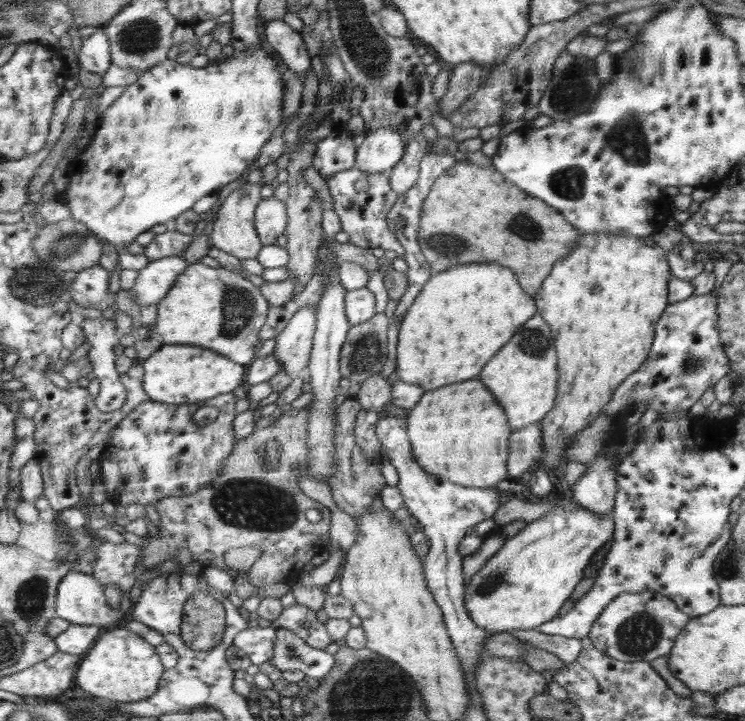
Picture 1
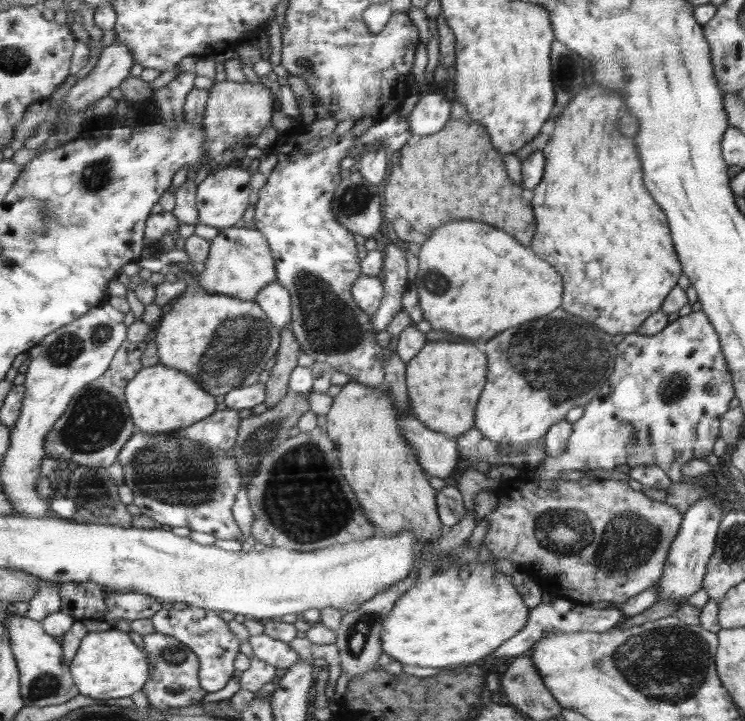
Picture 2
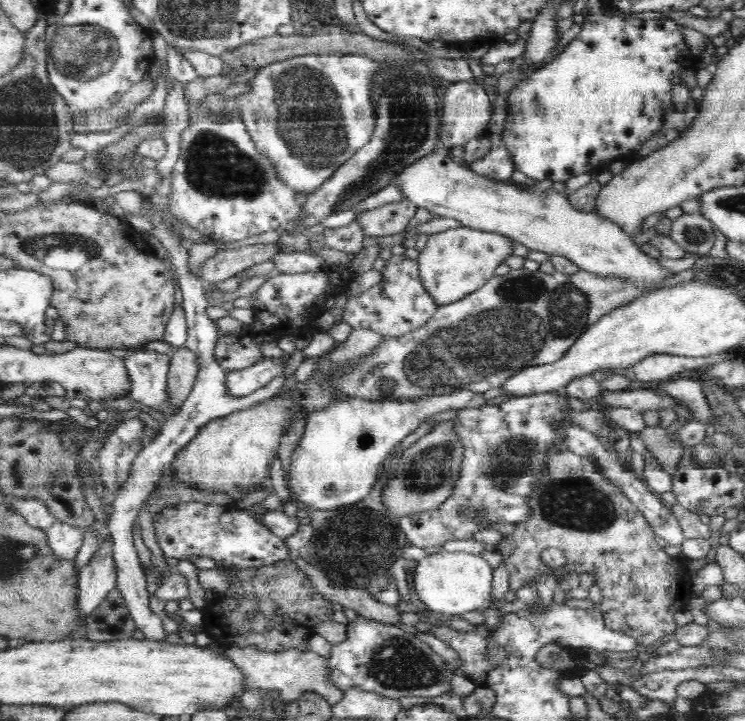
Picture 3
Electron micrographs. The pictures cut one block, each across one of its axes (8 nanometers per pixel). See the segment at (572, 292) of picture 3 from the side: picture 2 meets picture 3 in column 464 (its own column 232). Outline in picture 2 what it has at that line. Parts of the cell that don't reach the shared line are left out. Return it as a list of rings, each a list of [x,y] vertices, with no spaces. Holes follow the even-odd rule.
[[[194,283],[194,285],[189,286],[189,288],[186,289],[186,292],[178,299],[178,302],[164,313],[162,319],[157,324],[154,341],[159,346],[159,356],[163,365],[192,375],[207,391],[210,391],[210,394],[222,396],[222,398],[224,398],[228,392],[232,392],[232,390],[236,390],[238,387],[252,386],[255,382],[262,383],[265,381],[265,377],[268,375],[270,362],[278,357],[278,350],[281,350],[282,330],[279,329],[278,326],[274,326],[273,322],[270,322],[265,311],[261,309],[261,306],[256,300],[242,300],[241,298],[234,298],[233,296],[225,294],[205,292],[205,290],[200,288],[197,283]]]

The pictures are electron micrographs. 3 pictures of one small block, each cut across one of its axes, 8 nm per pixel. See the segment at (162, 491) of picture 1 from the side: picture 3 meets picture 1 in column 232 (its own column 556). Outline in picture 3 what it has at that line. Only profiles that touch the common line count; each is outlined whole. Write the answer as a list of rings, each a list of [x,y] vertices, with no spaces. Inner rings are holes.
[[[538,393],[534,396],[511,398],[506,402],[489,403],[478,408],[464,408],[458,411],[457,419],[451,421],[453,432],[458,436],[459,444],[463,446],[463,460],[459,471],[459,480],[452,488],[450,498],[442,502],[438,508],[424,513],[409,514],[399,518],[399,528],[412,545],[427,551],[437,550],[446,540],[472,538],[474,532],[478,532],[484,524],[480,524],[480,518],[462,518],[458,514],[460,506],[468,504],[474,510],[488,508],[486,522],[510,522],[518,524],[532,517],[533,509],[529,506],[530,496],[548,472],[548,456],[554,452],[560,452],[564,447],[564,433],[562,426],[574,426],[569,422],[562,422],[556,432],[556,422],[564,420],[560,408],[566,406],[564,396],[556,396],[554,393]]]

